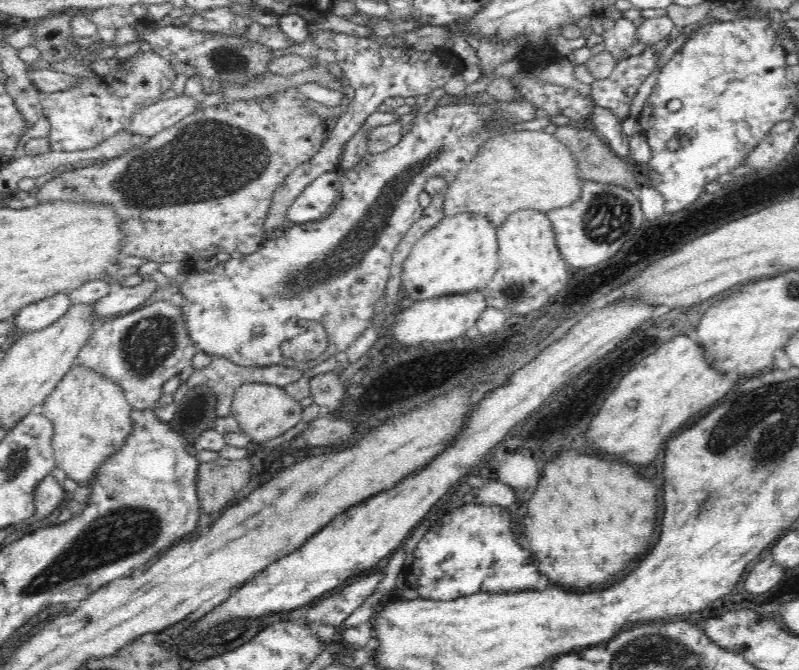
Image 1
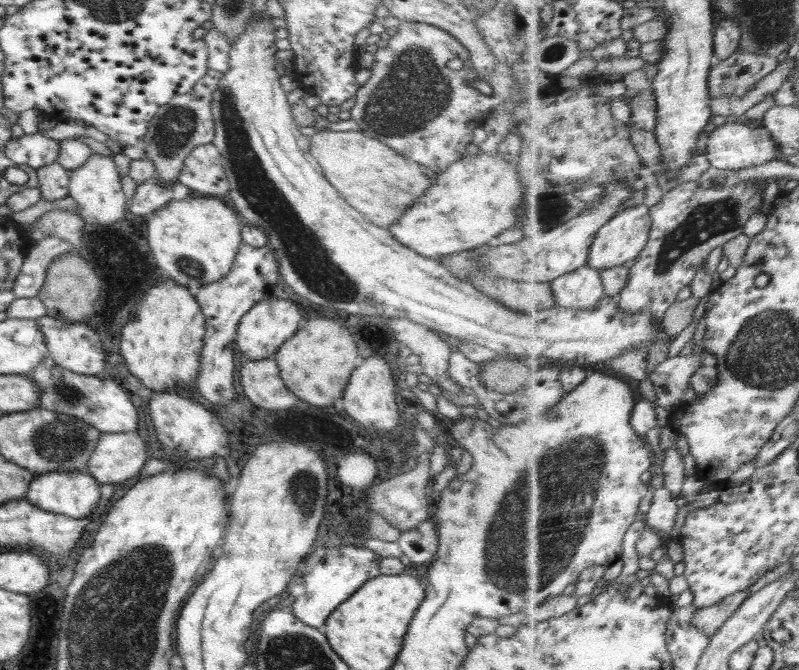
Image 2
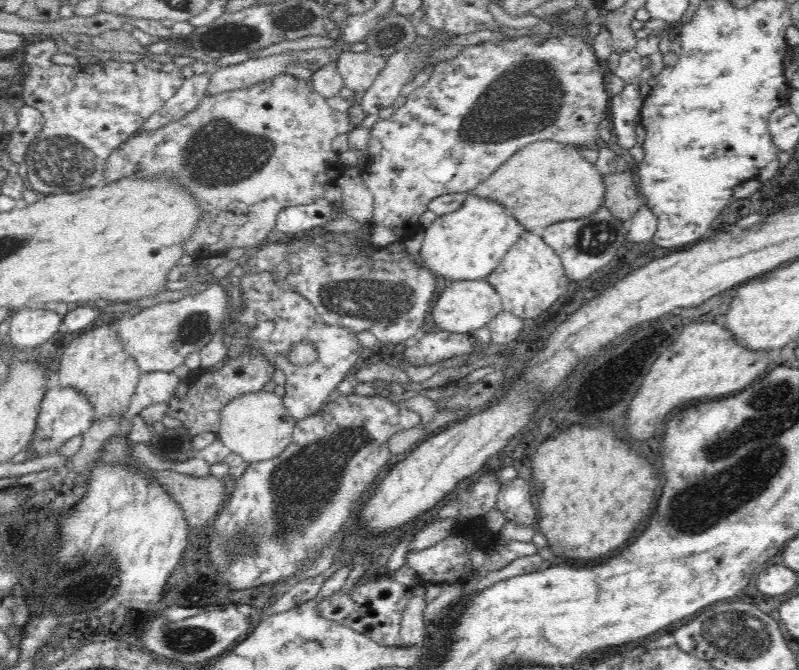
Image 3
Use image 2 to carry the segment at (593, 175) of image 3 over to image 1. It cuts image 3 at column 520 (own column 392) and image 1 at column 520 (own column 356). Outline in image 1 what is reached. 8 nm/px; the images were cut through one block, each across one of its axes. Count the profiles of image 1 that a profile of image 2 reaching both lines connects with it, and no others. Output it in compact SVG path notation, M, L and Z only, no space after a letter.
M511 130L490 138L472 162L458 172L445 192L443 213L446 217L463 212L484 214L498 228L512 212L530 208L548 214L576 202L580 198L580 180L576 157L553 135L546 131Z

